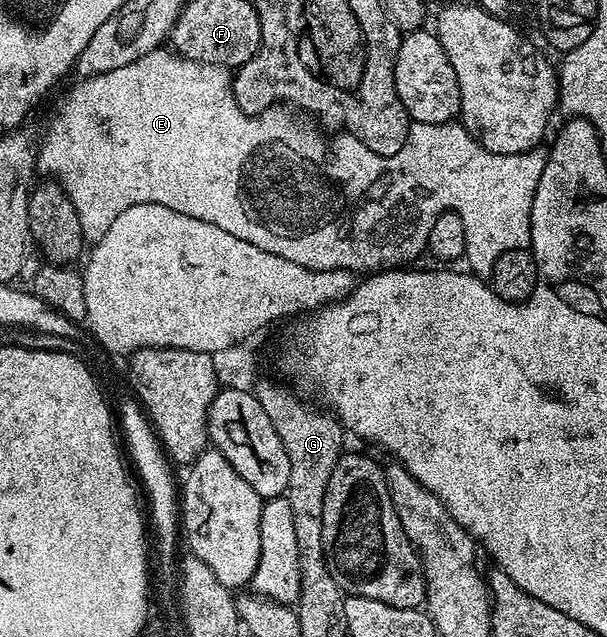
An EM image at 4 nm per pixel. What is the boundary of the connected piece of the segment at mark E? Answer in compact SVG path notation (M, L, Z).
M161 49L150 52L146 57L130 65L122 65L122 69L110 69L110 73L83 78L61 105L60 115L53 117L44 140L42 138L39 140L36 165L41 176L54 177L55 182L67 192L78 213L78 221L82 221L85 240L92 245L104 236L106 229L110 229L110 221L114 221L114 217L118 217L122 209L130 209L132 205L143 203L166 205L166 209L186 213L186 217L198 217L202 221L210 221L218 225L218 229L226 229L226 233L234 233L234 237L242 237L242 241L250 241L250 245L258 245L258 249L266 249L266 253L274 253L274 257L286 257L286 261L294 261L294 265L319 271L346 269L353 273L372 273L389 265L407 264L404 263L407 259L425 254L430 237L430 225L434 225L434 221L443 211L456 211L458 217L462 217L462 225L466 229L464 259L467 270L477 277L491 276L494 261L498 261L502 253L510 249L525 249L531 244L534 193L538 189L538 177L542 177L542 169L548 160L543 150L524 151L521 155L503 155L487 151L459 122L453 121L412 123L408 129L406 145L402 145L398 153L379 155L364 146L362 141L347 133L339 133L340 135L334 136L328 143L326 136L316 132L315 122L307 118L299 119L299 117L304 118L284 105L267 107L259 116L248 115L234 97L229 68L219 67L213 63L199 63L184 58L175 50Z

